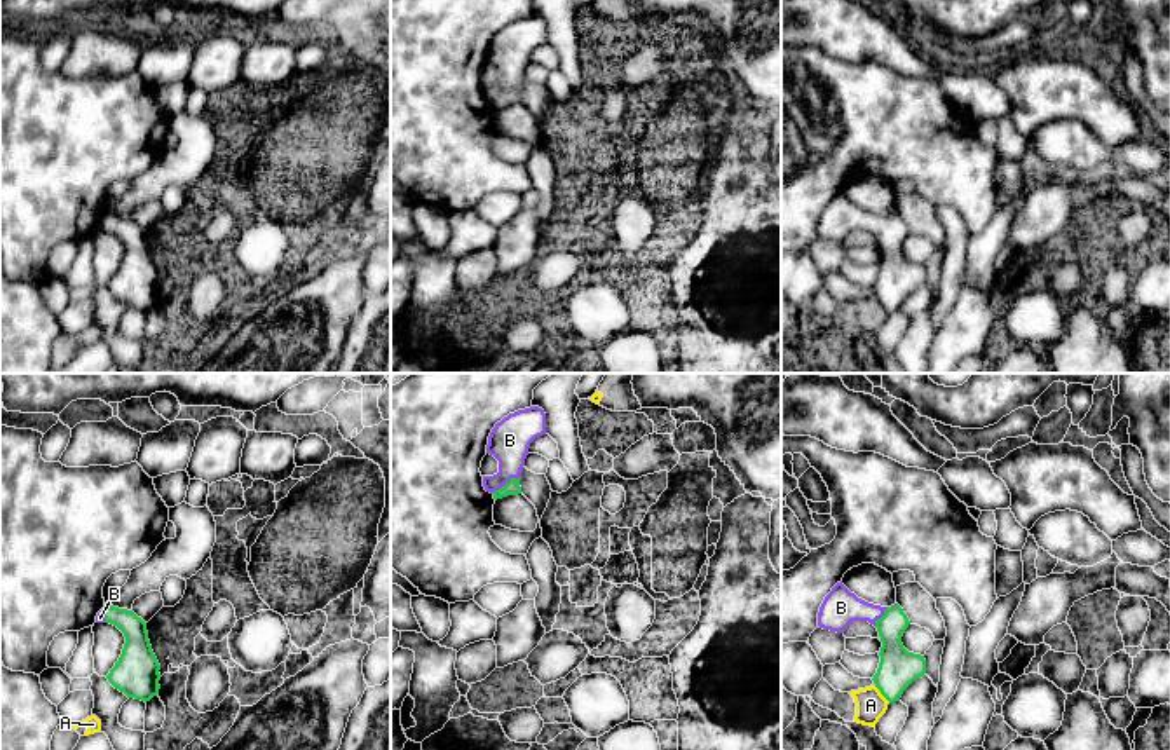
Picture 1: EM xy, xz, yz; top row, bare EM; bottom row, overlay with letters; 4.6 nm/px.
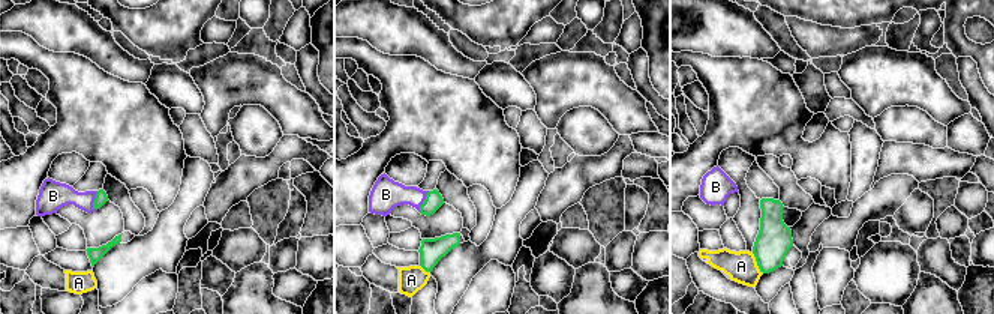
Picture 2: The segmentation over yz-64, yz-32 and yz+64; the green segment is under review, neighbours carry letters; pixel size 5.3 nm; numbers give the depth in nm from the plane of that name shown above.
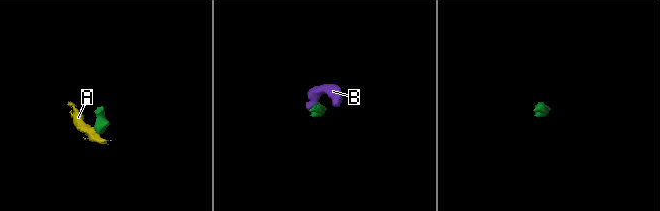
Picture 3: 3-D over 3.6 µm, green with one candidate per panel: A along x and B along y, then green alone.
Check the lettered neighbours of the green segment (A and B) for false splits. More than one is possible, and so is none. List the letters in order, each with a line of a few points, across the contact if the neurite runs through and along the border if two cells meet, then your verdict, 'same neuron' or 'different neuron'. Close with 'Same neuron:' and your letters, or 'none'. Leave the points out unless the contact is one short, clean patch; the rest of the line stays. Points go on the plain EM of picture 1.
A: line yz (874, 295), (890, 311); different neuron
B: line xz (511, 96), (506, 93), (510, 49); same neuron
Same neuron: B

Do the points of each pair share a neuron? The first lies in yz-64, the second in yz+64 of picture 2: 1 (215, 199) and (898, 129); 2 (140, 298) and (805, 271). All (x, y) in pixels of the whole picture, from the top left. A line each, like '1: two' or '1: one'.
1: two
2: two

